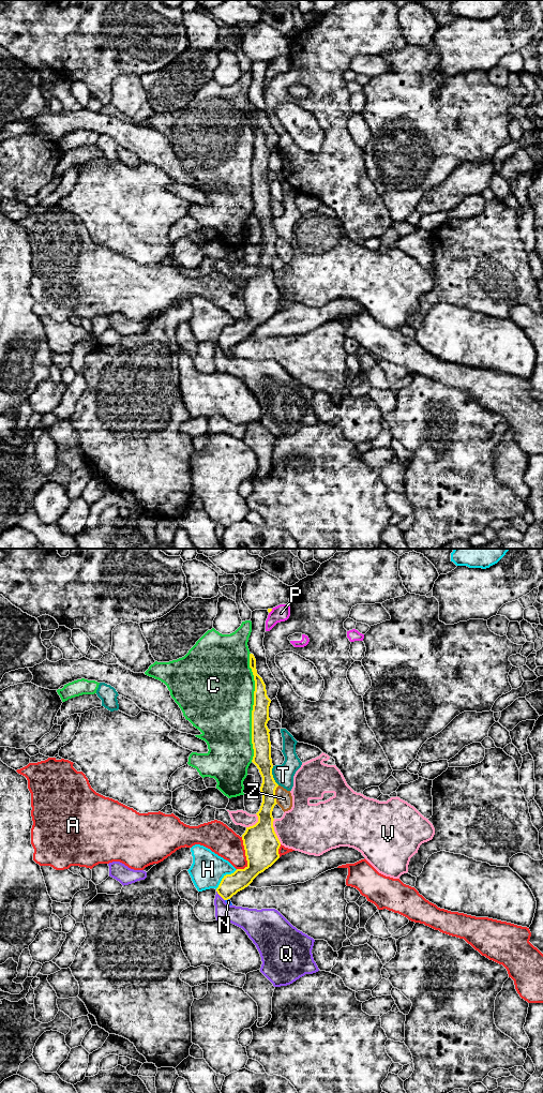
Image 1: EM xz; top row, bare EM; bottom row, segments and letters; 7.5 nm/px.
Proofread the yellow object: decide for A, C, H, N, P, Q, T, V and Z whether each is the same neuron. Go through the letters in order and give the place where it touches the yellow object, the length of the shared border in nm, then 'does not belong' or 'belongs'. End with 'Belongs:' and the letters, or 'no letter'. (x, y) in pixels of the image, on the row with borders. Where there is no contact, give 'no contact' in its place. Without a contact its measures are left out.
A: xz (245, 855) | 260 nm | does not belong
C: xz (253, 707) | 800 nm | does not belong
H: xz (224, 877) | 220 nm | does not belong
N: xz (227, 899) | 40 nm | belongs
P: xz (271, 610) | 50 nm | does not belong
Q: xz (220, 895) | 100 nm | does not belong
T: xz (272, 776) | 150 nm | does not belong
V: xz (274, 832) | 200 nm | does not belong
Z: xz (274, 794) | 140 nm | does not belong
Belongs: N

